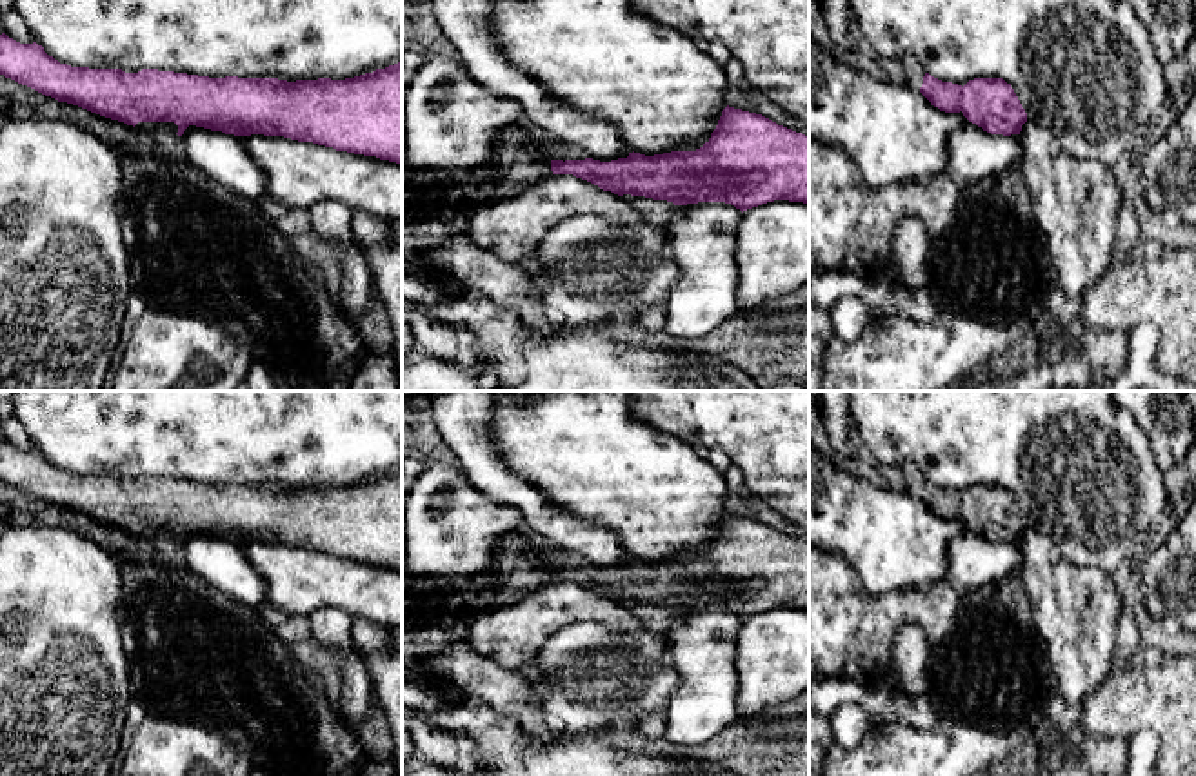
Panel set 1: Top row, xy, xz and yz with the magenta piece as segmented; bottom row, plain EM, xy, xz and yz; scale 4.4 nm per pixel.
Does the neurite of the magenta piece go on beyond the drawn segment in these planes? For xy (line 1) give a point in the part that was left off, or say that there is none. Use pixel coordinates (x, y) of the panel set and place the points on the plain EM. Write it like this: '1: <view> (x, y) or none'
1: none

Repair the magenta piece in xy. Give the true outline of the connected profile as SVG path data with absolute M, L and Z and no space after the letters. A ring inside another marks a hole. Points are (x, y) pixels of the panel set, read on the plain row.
M2 440L0 482L58 509L78 512L133 534L138 529L174 529L178 532L178 543L182 543L189 532L234 543L284 543L402 571L402 469L345 487L318 485L287 489L278 485L209 485L158 476L125 480L122 476L71 474L49 463L36 449L20 451Z

